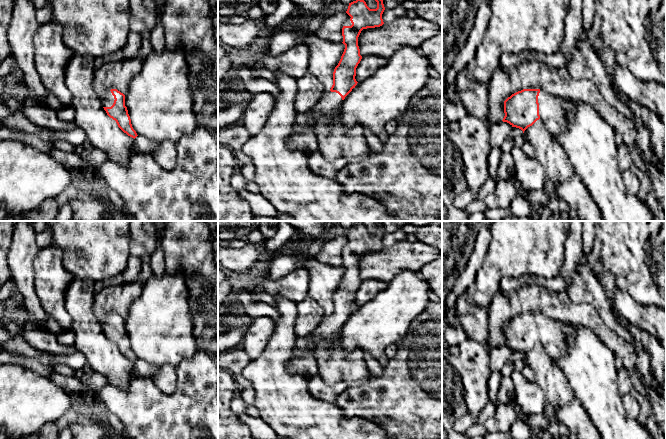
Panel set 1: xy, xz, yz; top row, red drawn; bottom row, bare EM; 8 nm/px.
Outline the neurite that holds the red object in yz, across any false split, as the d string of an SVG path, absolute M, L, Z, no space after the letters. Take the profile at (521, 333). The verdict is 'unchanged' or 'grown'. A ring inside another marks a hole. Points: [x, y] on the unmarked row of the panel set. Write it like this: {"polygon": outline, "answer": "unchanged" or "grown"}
{"polygon": "M523 313L512 318L504 325L503 346L509 347L512 351L524 355L541 343L554 358L565 354L570 349L569 340L577 331L578 325L560 322L556 319L549 319L540 313Z", "answer": "grown"}

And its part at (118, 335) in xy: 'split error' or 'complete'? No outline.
split error

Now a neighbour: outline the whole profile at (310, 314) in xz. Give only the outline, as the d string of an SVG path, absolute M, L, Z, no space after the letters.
M310 296L298 302L295 321L295 332L297 336L309 336L323 322L324 314L325 310Z

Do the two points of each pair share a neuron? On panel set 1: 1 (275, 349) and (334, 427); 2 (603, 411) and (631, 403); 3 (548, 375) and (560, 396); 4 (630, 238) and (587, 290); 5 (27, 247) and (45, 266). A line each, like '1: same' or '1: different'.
1: same
2: different
3: same
4: different
5: different

